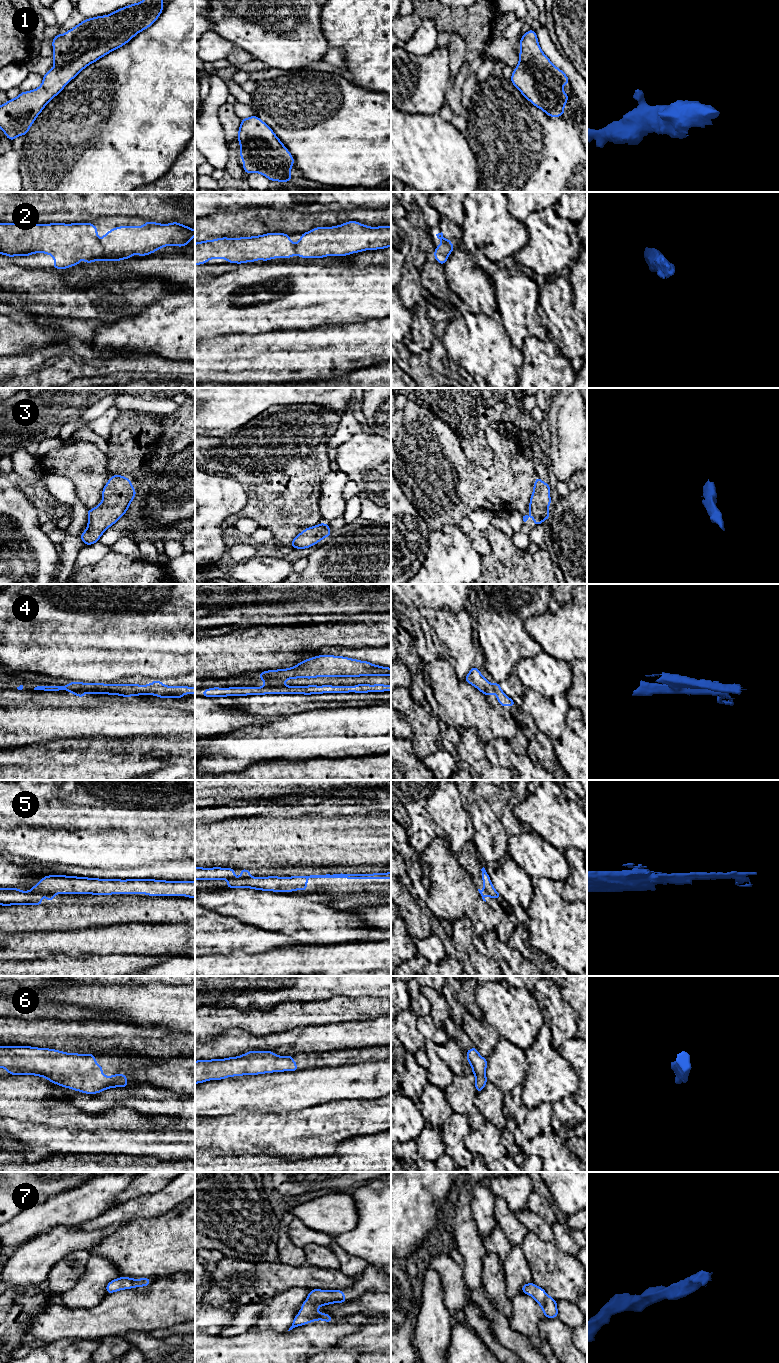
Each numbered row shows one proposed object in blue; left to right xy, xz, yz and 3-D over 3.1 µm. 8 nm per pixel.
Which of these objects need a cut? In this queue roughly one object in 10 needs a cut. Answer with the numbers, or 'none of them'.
none of them

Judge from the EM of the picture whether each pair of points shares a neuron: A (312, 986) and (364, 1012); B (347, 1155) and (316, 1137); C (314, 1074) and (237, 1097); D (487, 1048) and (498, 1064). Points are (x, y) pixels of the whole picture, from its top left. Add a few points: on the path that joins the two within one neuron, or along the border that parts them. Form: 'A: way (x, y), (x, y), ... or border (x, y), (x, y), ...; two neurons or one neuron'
A: border (358, 997), (333, 996), (311, 1002); two neurons
B: border (357, 1138), (341, 1141), (333, 1154), (314, 1157); two neurons
C: way (295, 1090), (256, 1092); one neuron
D: border (500, 1037), (494, 1050), (486, 1058); two neurons

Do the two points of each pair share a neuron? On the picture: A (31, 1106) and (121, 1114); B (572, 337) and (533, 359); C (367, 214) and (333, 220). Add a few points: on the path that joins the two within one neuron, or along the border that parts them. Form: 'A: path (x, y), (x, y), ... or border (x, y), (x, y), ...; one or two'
A: path (53, 1118), (99, 1120); one
B: border (557, 346), (570, 361); two
C: path (359, 215), (341, 217); one

